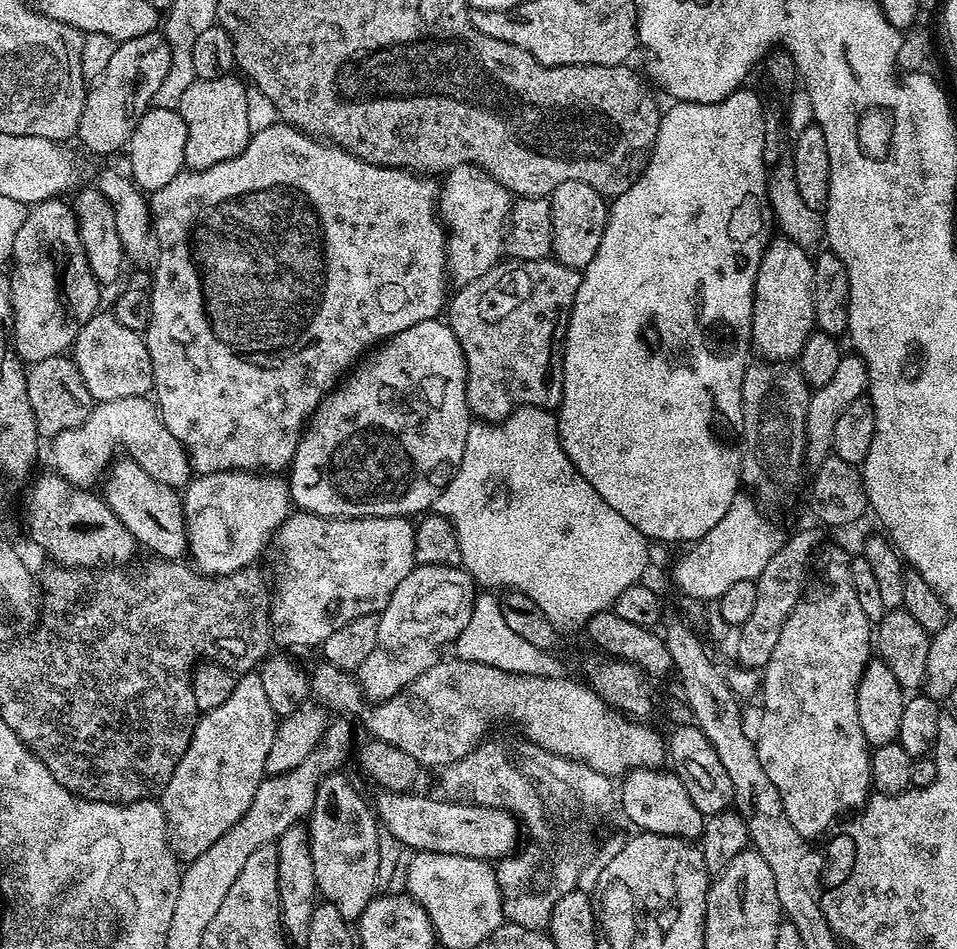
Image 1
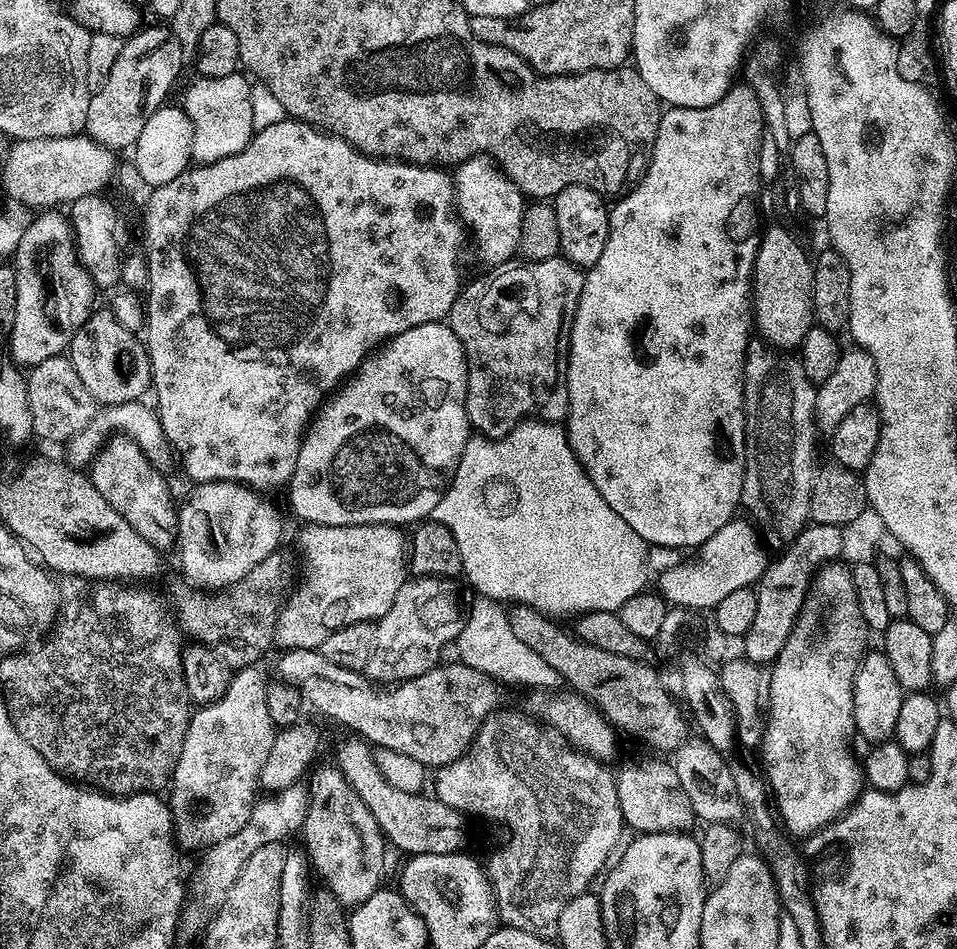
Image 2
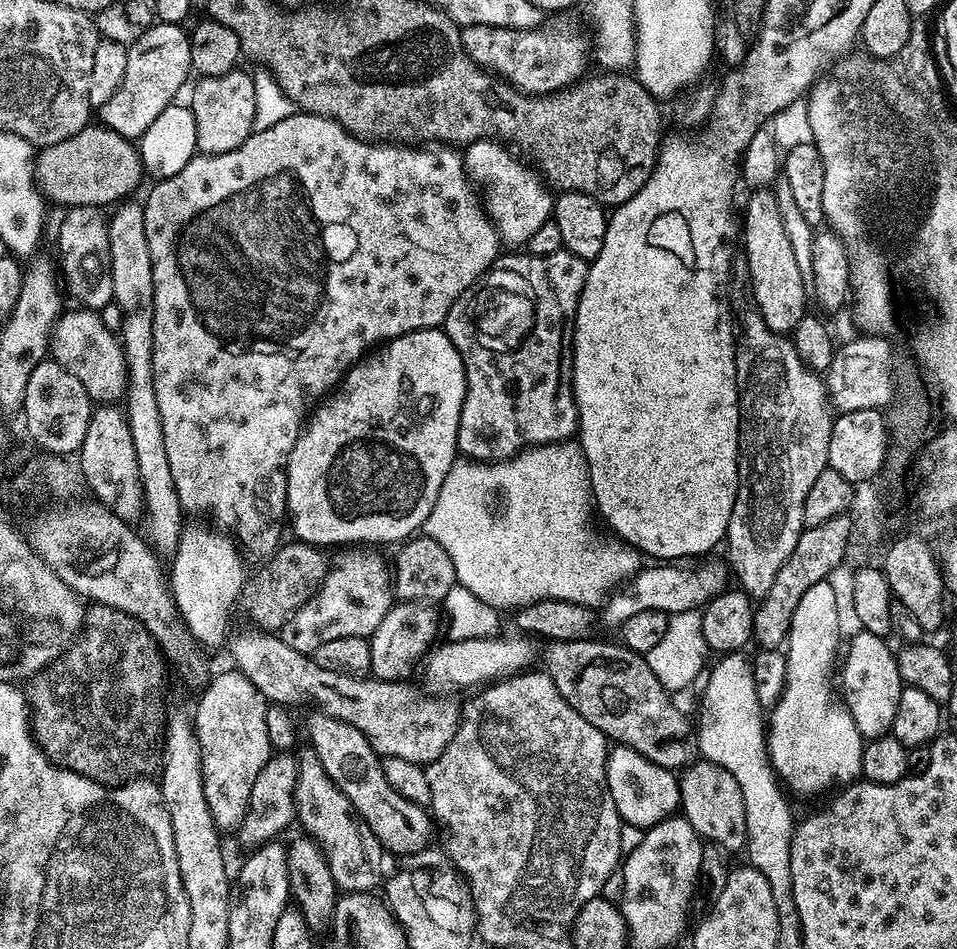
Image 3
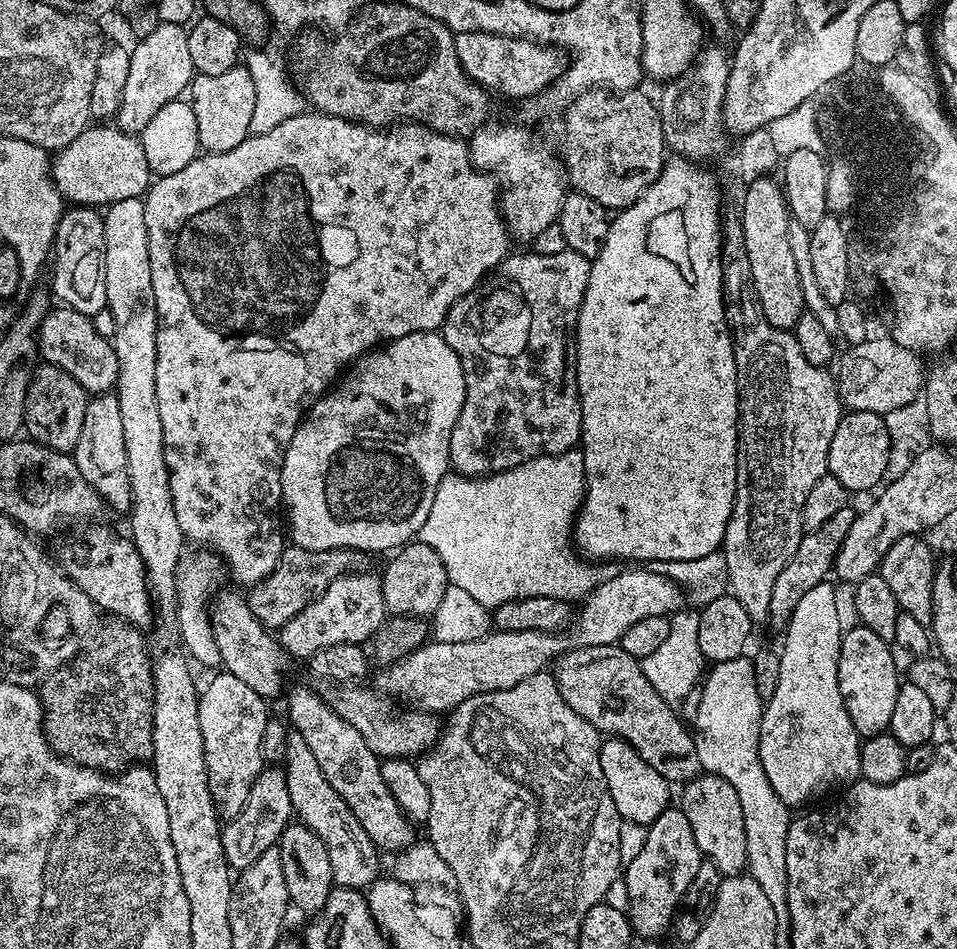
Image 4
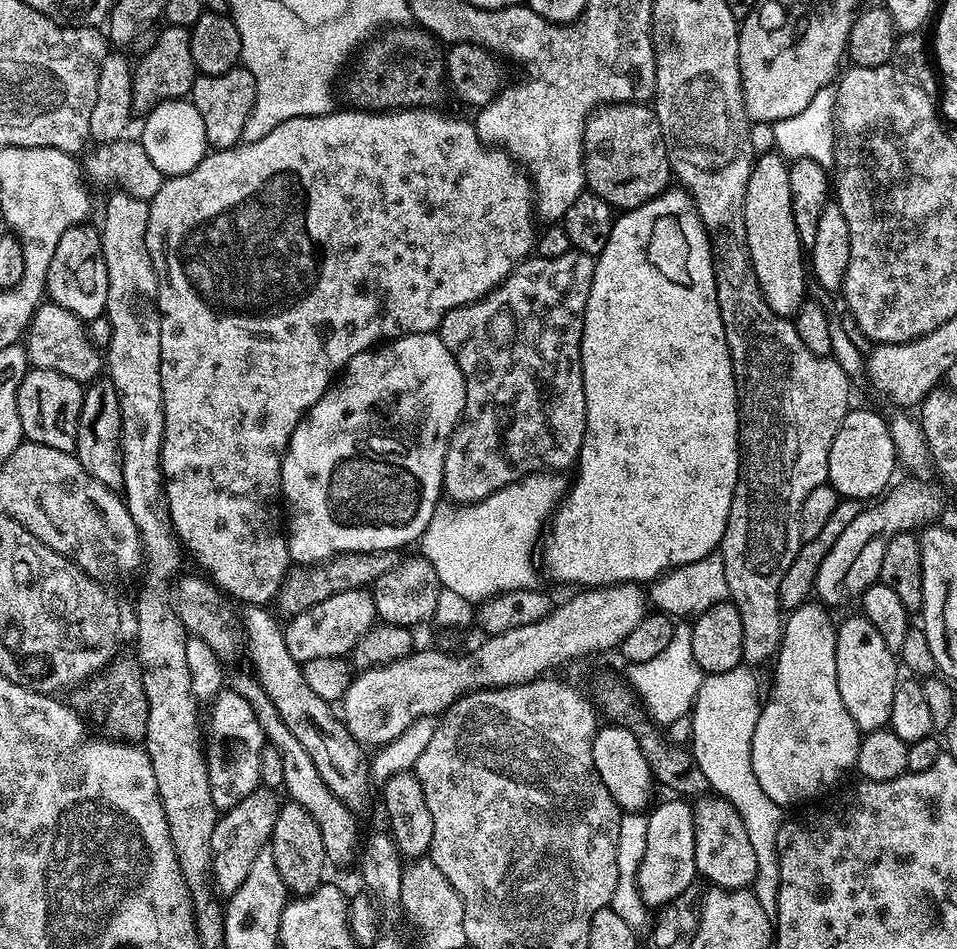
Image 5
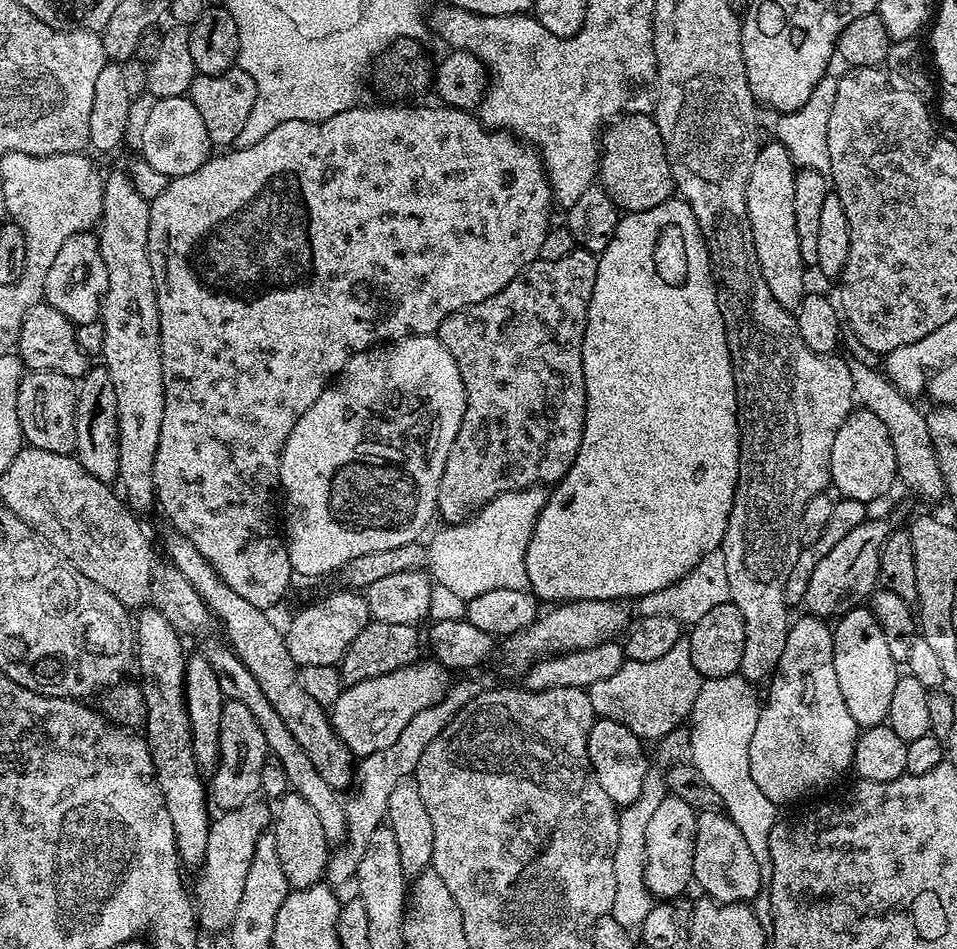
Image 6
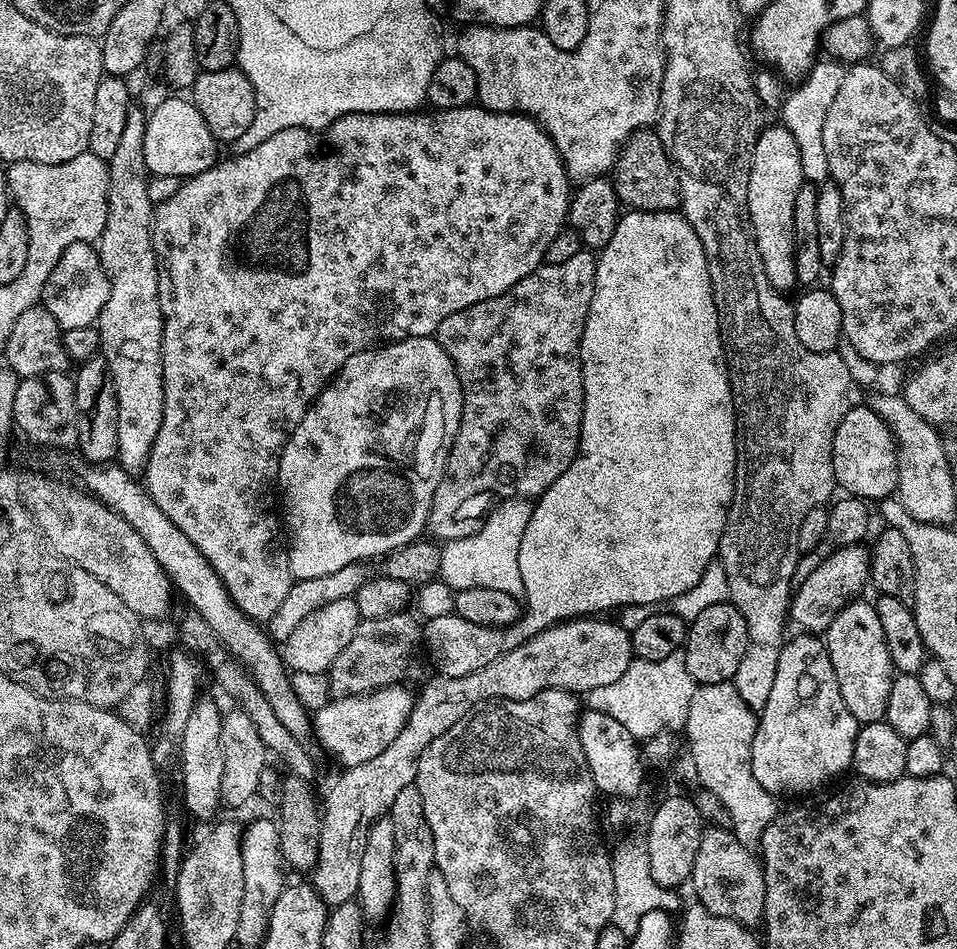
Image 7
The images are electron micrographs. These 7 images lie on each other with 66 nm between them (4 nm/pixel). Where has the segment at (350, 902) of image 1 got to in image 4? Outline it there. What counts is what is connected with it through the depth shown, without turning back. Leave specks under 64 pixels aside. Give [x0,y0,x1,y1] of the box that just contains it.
[283,730,381,890]

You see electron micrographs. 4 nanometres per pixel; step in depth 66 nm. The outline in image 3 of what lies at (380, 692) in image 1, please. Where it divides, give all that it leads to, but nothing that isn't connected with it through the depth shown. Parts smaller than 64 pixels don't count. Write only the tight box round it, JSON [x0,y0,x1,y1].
[370,602,442,681]

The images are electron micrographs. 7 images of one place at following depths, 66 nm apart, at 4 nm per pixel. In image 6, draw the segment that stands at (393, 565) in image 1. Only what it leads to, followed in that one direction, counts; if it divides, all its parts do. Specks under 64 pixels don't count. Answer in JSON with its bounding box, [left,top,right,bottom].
[284,590,370,668]

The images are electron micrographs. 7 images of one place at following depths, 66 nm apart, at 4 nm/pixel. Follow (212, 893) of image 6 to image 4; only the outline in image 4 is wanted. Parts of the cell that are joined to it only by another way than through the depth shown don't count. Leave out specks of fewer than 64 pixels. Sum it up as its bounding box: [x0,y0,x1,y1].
[220,766,294,869]

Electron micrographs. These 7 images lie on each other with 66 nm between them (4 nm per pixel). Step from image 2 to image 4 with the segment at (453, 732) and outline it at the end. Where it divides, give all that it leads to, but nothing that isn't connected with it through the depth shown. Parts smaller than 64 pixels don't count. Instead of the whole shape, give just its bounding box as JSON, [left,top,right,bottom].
[210,592,442,758]

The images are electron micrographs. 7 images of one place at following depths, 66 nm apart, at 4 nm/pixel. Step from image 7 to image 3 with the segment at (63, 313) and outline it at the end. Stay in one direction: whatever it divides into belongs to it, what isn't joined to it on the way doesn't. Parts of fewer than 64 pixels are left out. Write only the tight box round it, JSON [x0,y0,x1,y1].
[58,204,113,310]

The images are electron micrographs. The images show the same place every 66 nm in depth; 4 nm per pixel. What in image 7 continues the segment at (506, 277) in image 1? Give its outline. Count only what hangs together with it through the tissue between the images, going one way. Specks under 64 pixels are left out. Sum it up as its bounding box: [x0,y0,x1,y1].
[426,250,597,542]

